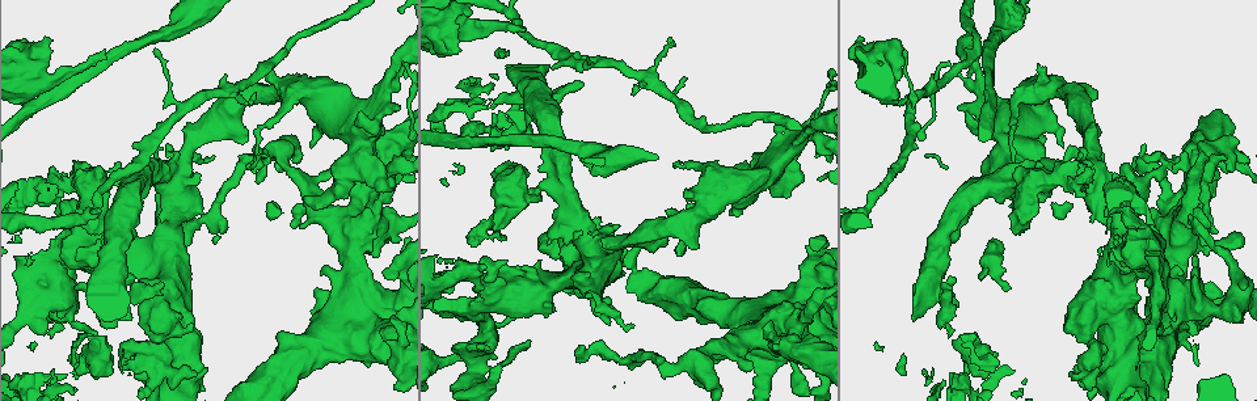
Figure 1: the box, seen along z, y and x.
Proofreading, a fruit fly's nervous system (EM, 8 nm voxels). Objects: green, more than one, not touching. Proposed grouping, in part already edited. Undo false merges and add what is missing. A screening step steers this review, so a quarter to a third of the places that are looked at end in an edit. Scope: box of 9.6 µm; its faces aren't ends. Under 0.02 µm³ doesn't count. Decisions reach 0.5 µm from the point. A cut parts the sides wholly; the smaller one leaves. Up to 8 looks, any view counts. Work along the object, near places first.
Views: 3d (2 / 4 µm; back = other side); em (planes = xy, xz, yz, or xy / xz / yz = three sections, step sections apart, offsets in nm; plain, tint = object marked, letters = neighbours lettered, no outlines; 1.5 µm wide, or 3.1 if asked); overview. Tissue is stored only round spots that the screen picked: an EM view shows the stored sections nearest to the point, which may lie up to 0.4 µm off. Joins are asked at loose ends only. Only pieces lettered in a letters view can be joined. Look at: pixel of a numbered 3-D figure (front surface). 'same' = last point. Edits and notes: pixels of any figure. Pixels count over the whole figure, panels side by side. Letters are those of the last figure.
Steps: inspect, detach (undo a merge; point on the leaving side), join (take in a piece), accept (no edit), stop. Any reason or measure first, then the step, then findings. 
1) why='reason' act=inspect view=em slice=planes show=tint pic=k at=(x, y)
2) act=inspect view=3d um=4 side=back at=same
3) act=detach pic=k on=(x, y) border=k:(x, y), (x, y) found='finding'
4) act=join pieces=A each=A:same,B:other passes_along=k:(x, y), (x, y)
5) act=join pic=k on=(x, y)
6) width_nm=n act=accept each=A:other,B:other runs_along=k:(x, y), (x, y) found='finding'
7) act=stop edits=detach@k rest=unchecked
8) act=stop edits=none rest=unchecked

why='thick end' act=inspect view=em slice=yz step=4 show=letters pic=1 at=(102, 231)

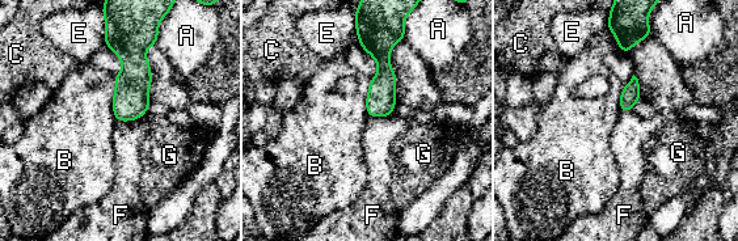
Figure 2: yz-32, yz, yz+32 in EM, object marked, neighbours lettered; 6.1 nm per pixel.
why='cut it another way' act=inspect view=em slice=planes show=letters at=same

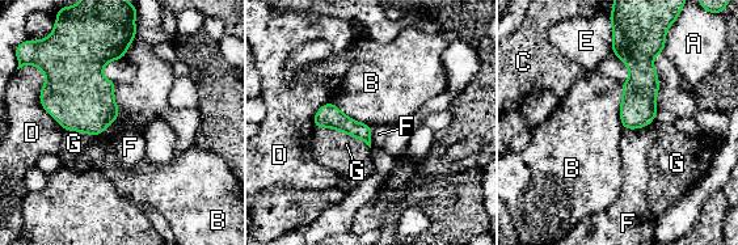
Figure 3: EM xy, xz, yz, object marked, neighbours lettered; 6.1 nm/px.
act=accept each=A:other,B:other,C:other,D:other,E:other,F:other,G:other border=3:(116, 83), (118, 115), (96, 135) found='no lettered piece goes on from it'

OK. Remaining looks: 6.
why='an open end' act=inspect view=3d um=4 pic=1 at=(1145, 326)

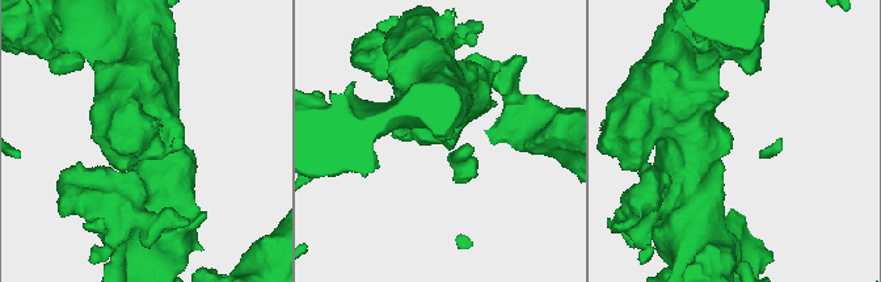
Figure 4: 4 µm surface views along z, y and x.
act=inspect view=em slice=xz step=8 show=tint pic=4 at=(729, 141)

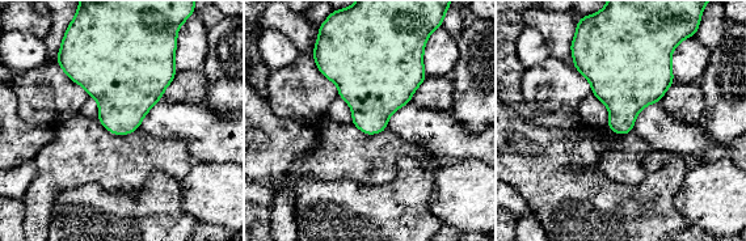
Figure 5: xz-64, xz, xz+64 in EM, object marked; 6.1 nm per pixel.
why='cut it another way' act=inspect view=em slice=planes show=letters at=same

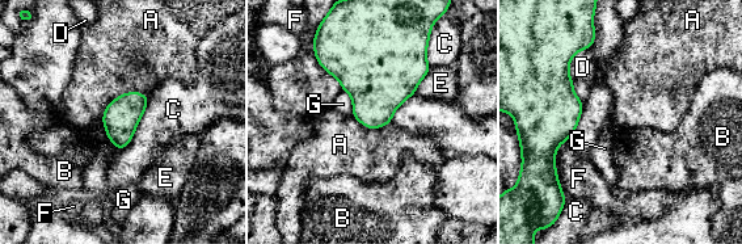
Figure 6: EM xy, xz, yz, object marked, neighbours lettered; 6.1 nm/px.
longest_contact=C:380nm act=accept each=A:other,B:other,C:other,D:other,E:other,F:other,G:other found='none of them fits'

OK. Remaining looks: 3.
why='calibre changes' act=inspect view=3d um=4 pic=1 at=(91, 215)

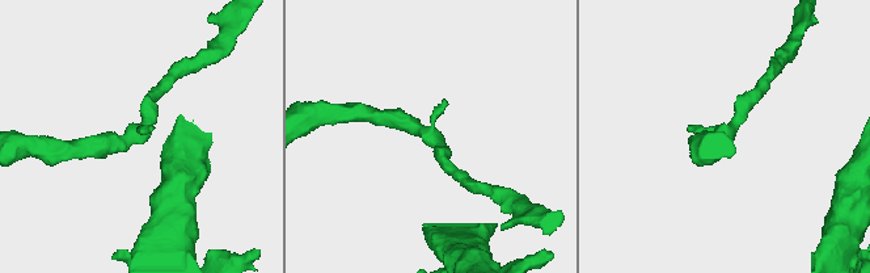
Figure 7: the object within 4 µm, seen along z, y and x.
act=inspect view=em slice=yz step=8 show=tint pic=7 at=(427, 133)

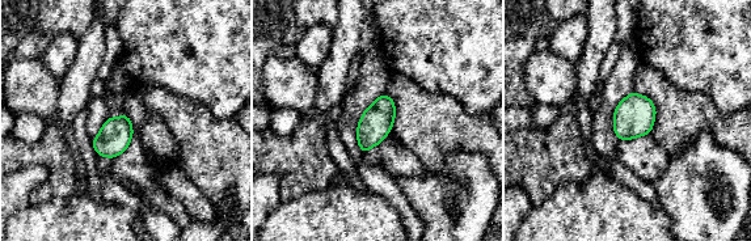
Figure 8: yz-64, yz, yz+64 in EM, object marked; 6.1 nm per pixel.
why='cut it another way' act=inspect view=em slice=planes show=letters at=same

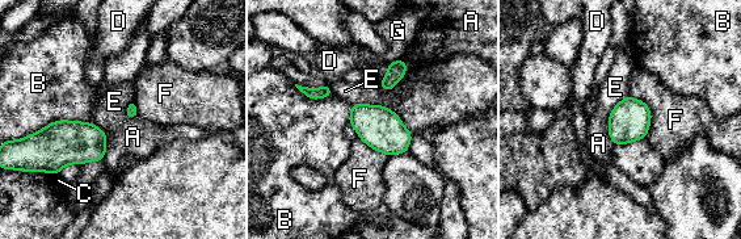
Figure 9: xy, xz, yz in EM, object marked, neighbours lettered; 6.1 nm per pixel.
act=accept each=A:other,B:other,C:other,D:other,E:other,F:other,G:other border=9:(403, 58), (405, 74), (382, 91) found='one cell here'

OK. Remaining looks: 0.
act=stop edits=none rest=unchecked

